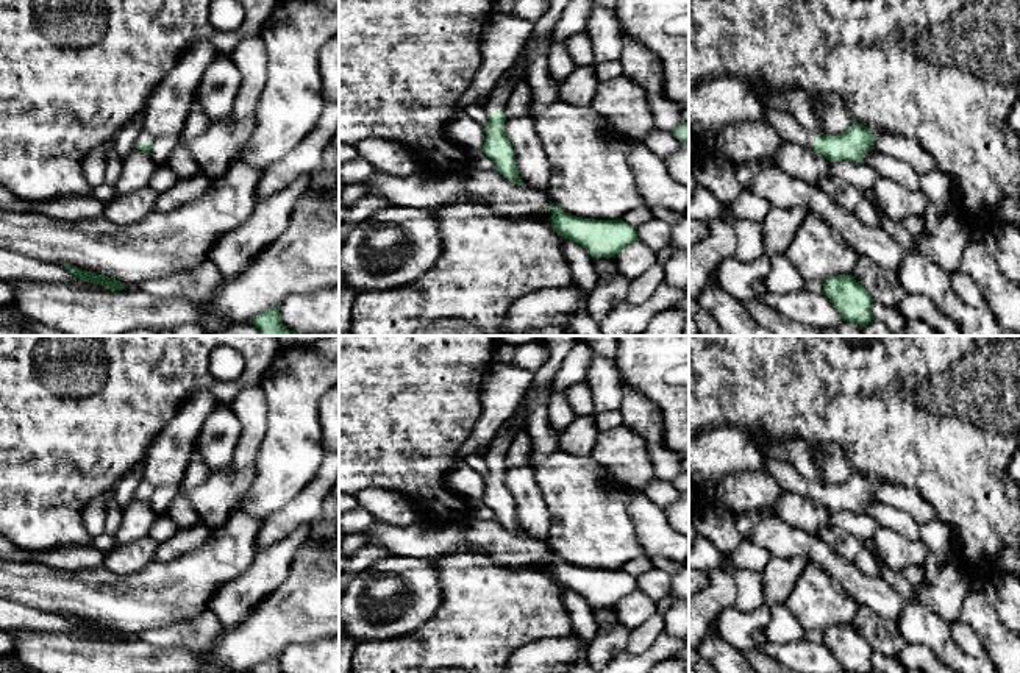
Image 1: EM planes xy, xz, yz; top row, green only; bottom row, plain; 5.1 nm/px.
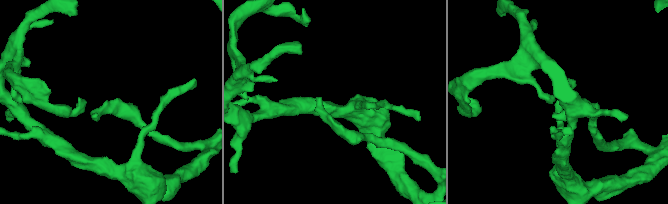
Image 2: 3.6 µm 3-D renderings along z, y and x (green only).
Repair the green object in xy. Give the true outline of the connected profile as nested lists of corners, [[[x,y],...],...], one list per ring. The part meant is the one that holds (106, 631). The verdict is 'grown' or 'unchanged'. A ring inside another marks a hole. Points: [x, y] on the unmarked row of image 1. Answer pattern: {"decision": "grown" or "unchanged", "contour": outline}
{"decision": "unchanged", "contour": [[[61,614],[61,617],[64,617],[66,620],[72,621],[78,629],[84,629],[84,631],[91,631],[94,634],[102,634],[111,640],[122,640],[125,639],[125,634],[117,631],[117,629],[112,629],[109,626],[102,626],[102,625],[95,625],[95,623],[91,623],[87,620],[80,620],[77,617],[72,617],[69,614]]]}

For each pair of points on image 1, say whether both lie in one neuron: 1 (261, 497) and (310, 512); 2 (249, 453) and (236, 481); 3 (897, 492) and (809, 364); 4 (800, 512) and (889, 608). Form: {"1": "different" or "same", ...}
{"1": "different", "2": "different", "3": "different", "4": "different"}

